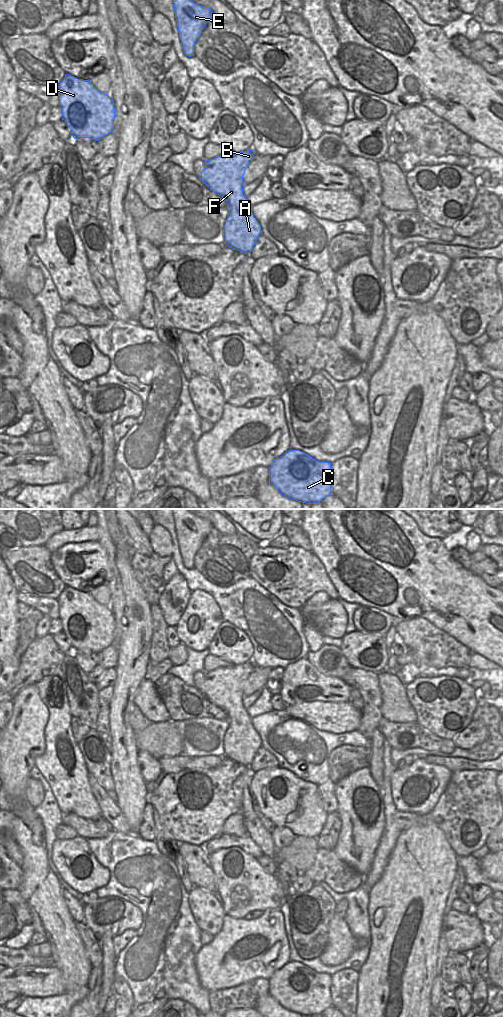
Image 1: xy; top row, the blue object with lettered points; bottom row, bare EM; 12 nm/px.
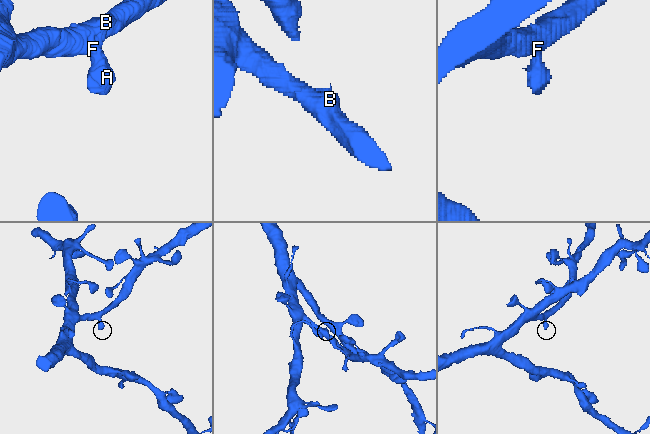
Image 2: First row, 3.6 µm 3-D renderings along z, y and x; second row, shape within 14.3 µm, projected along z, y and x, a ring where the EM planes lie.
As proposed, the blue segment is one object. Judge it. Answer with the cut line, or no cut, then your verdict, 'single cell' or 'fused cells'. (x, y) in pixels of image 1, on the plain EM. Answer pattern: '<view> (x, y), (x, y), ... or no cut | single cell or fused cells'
no cut | single cell

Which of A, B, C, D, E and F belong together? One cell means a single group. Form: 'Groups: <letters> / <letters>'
Groups: A B C D E F.

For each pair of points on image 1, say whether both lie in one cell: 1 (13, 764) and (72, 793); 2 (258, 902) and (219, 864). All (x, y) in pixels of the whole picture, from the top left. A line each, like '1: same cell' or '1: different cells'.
1: different cells
2: same cell

